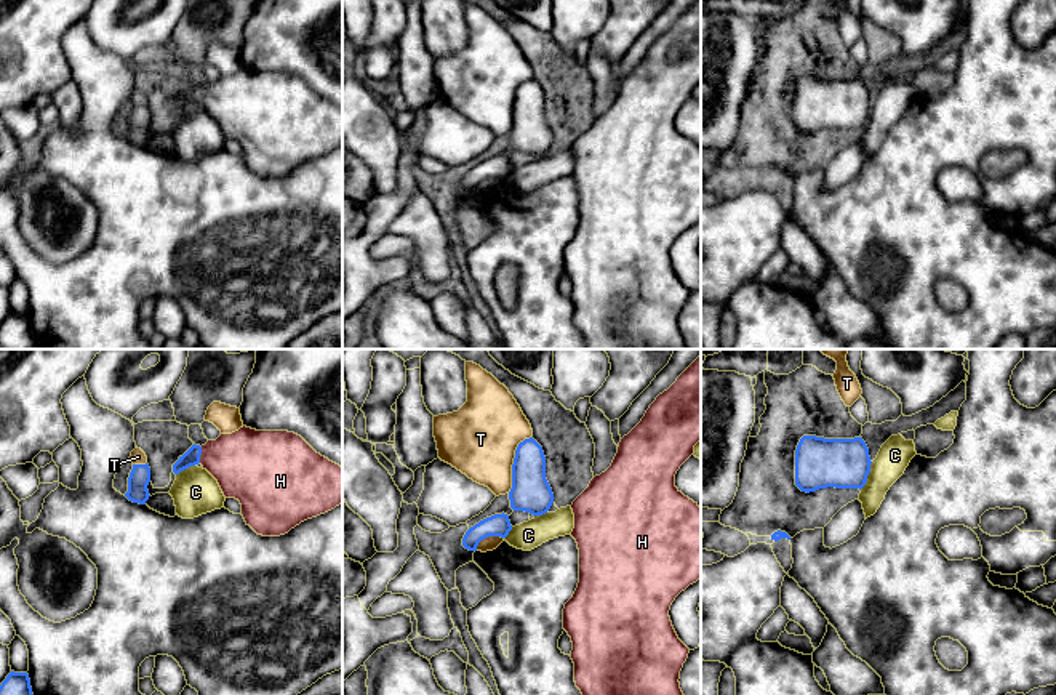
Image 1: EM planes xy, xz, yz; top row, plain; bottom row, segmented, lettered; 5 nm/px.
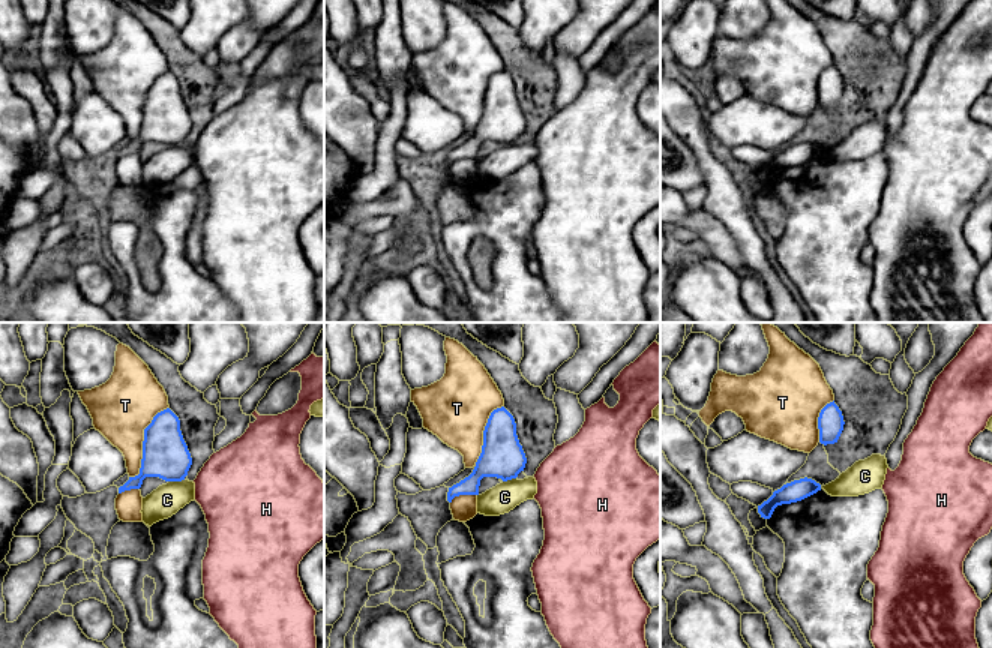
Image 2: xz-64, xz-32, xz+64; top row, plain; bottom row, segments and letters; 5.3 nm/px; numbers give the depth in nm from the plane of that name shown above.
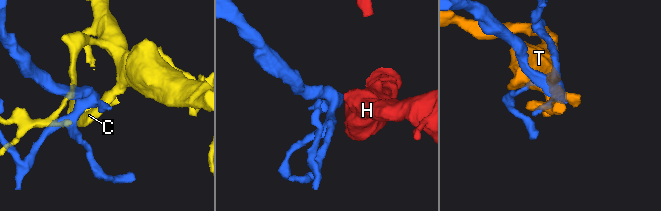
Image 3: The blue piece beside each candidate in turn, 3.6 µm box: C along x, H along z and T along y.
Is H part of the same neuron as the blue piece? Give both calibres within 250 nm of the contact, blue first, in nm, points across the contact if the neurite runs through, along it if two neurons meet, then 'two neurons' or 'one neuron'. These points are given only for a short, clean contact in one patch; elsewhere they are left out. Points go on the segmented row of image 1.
calibres 80 and 360 nm; way xy (192, 455), (200, 453), (248, 465); one neuron

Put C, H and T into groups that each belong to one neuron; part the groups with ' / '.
C / H / T

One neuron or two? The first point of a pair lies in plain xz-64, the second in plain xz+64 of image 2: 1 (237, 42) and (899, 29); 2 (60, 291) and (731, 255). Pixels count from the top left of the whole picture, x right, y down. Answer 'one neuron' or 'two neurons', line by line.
1: two neurons
2: two neurons

